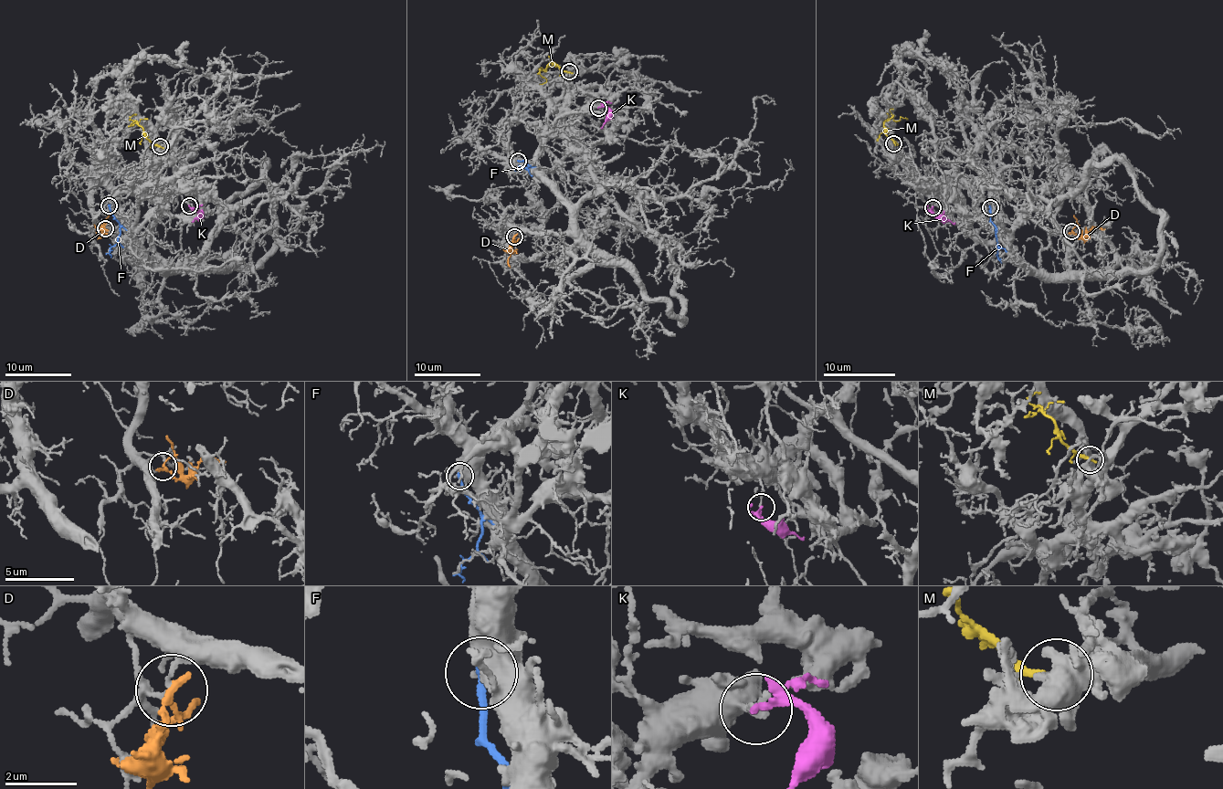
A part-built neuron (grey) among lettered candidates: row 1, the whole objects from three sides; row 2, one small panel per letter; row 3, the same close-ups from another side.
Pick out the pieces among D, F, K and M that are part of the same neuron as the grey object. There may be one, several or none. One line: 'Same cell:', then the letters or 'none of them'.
Same cell: none of them

